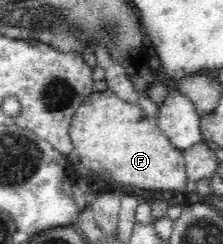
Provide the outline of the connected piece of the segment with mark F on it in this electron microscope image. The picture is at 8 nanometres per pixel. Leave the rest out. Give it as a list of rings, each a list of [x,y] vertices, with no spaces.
[[[113,91],[93,92],[73,114],[69,129],[74,152],[92,166],[99,163],[109,177],[123,185],[134,185],[139,189],[186,191],[187,170],[184,152],[172,145],[157,126],[157,118],[147,116],[146,112],[134,103],[127,103]]]

